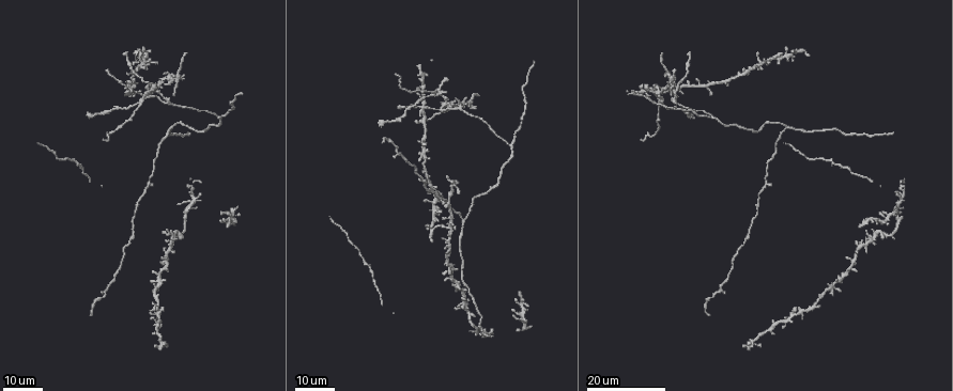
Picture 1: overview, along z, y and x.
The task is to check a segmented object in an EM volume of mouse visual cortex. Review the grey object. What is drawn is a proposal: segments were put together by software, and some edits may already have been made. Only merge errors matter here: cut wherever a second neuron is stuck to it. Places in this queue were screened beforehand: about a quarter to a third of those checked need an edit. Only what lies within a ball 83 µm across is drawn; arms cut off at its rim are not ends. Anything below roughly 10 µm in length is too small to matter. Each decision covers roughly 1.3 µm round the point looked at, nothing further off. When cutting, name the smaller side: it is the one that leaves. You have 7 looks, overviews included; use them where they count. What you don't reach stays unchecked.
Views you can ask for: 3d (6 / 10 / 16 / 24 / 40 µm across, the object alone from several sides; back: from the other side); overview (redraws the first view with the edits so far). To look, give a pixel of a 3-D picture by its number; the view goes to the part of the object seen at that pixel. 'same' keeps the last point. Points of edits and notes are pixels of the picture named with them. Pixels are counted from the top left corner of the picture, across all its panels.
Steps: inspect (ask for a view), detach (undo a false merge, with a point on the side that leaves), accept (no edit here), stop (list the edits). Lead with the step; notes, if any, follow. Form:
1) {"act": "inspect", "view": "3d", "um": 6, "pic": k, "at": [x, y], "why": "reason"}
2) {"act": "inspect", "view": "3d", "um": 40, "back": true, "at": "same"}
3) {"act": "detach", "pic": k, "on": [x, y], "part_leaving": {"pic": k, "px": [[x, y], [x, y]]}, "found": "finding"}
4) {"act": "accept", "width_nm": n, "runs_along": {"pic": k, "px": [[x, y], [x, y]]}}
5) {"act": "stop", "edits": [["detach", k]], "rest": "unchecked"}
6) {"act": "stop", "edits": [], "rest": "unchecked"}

{"act": "inspect", "view": "3d", "um": 24, "pic": 1, "at": [676, 100], "why": "four arms meet"}

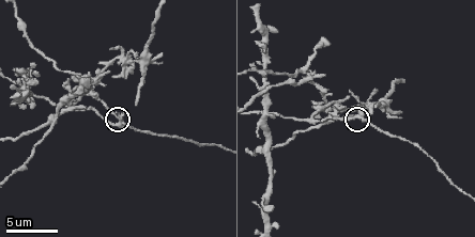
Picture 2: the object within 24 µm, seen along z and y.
{"act": "inspect", "view": "3d", "um": 6, "pic": 2, "at": [119, 119], "why": "closer look"}

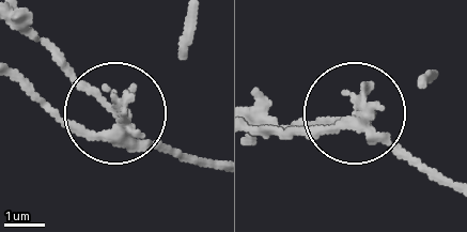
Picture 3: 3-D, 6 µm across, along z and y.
{"act": "detach", "pic": 3, "on": [78, 84], "found": "a second neuron is stuck on"}

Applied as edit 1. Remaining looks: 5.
{"act": "inspect", "view": "3d", "um": 16, "pic": 1, "at": [511, 147], "why": "a fork"}

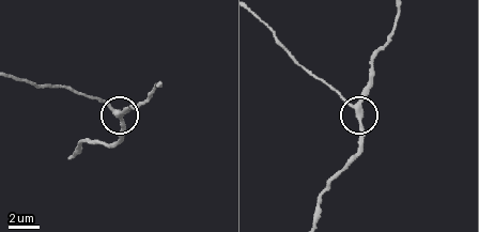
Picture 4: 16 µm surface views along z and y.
{"act": "inspect", "view": "3d", "um": 10, "pic": 4, "at": [116, 110]}

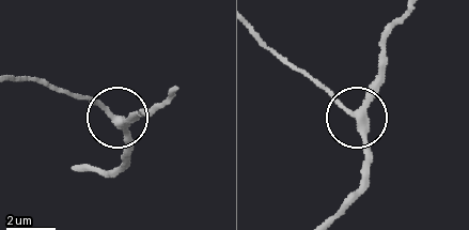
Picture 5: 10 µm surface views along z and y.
{"act": "accept", "side_arm_um": 27, "arms": 3, "found": "all the same neuron"}

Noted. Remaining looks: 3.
{"act": "inspect", "view": "3d", "um": 6, "pic": 2, "at": [312, 119]}

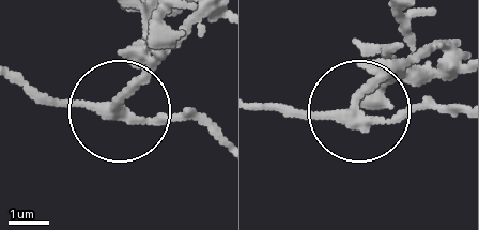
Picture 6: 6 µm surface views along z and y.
{"act": "detach", "pic": 6, "on": [123, 57], "width_nm": 260, "found": "two neurons meet here"}

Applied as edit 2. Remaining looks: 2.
{"act": "stop", "edits": [["detach", 3], ["detach", 6]], "rest": "unchecked"}

